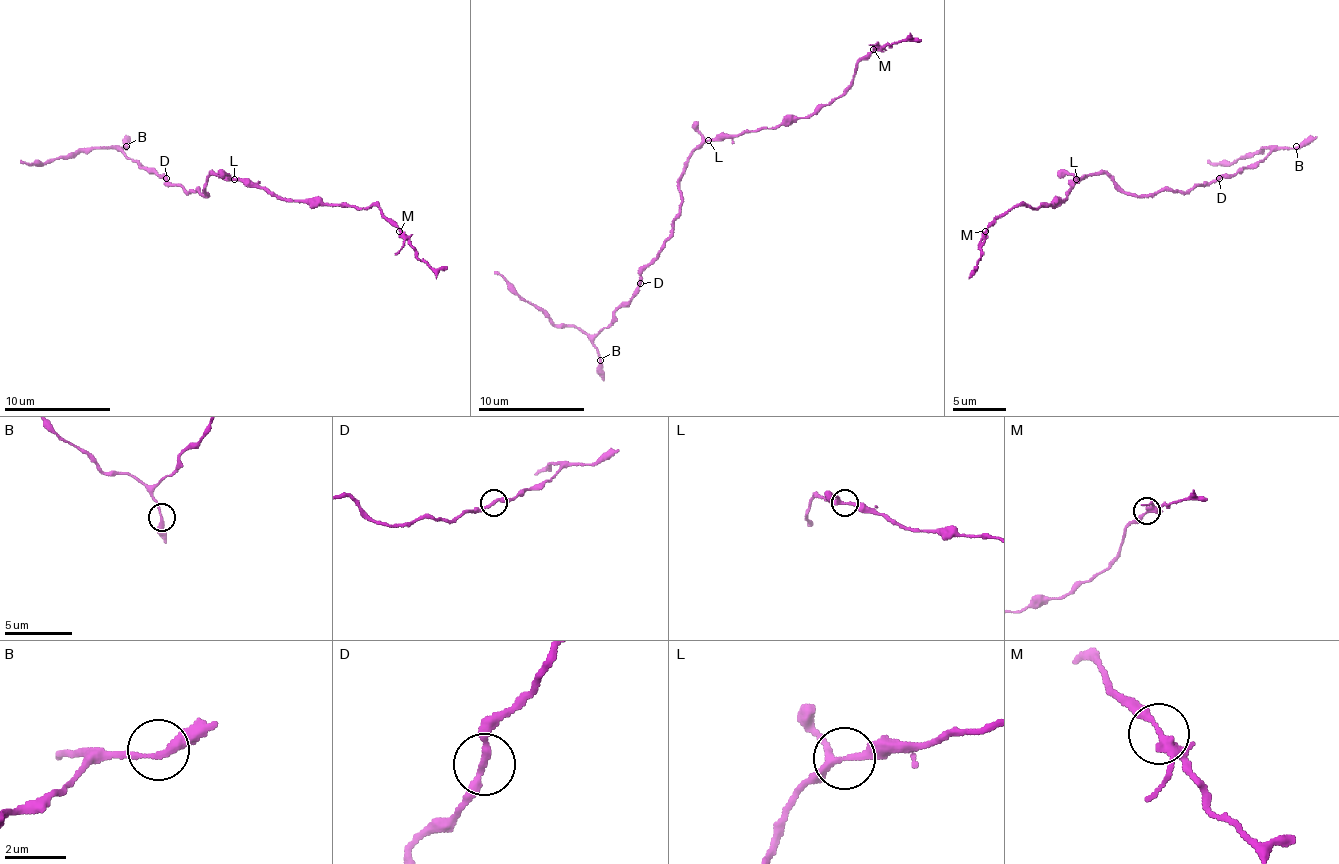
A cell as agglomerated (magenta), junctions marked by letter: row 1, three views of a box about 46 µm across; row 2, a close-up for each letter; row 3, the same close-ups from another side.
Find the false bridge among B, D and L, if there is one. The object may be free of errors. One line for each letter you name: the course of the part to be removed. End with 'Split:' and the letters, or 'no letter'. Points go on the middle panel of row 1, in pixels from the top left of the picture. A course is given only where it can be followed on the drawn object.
L: (709, 139), (722, 139), (810, 118), (831, 105), (850, 84), (858, 62), (871, 52), (895, 41), (921, 41)
Split: L

